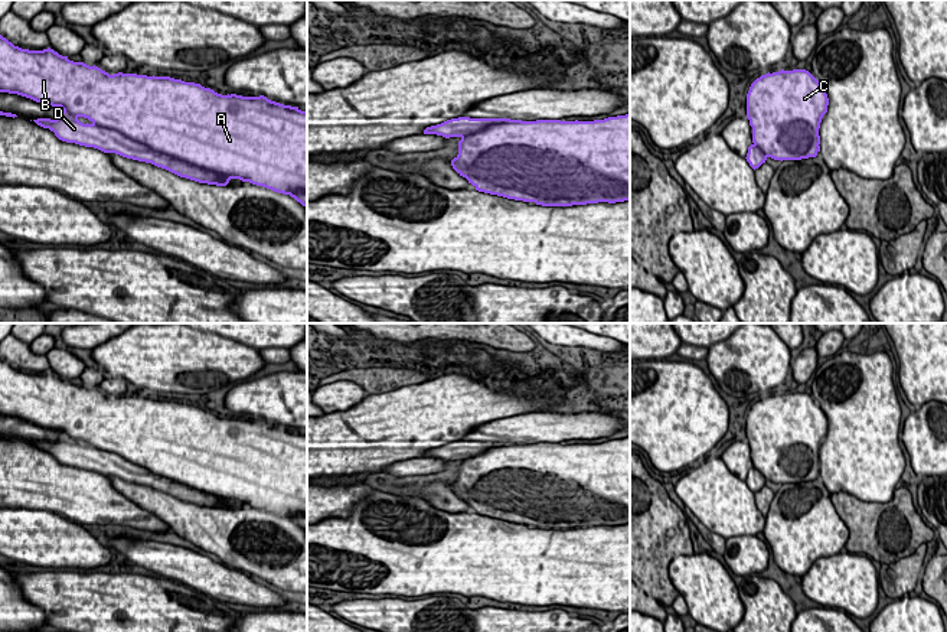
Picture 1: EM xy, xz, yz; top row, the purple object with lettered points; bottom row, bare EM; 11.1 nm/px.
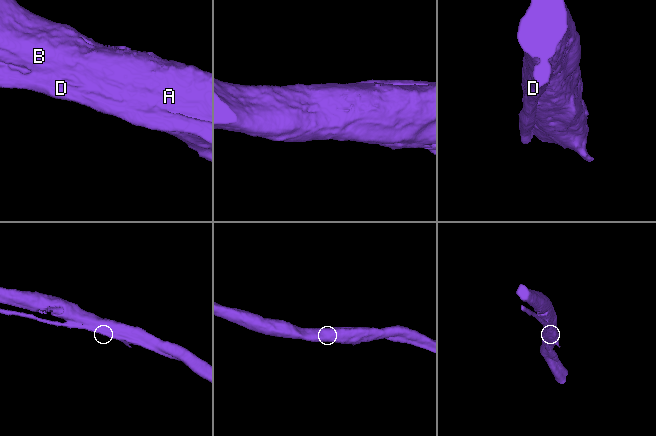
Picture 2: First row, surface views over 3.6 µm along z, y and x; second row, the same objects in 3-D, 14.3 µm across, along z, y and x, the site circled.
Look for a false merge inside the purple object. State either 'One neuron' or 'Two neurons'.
Two neurons

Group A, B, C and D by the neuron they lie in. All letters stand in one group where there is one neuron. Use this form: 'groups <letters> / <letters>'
groups A B C / D

